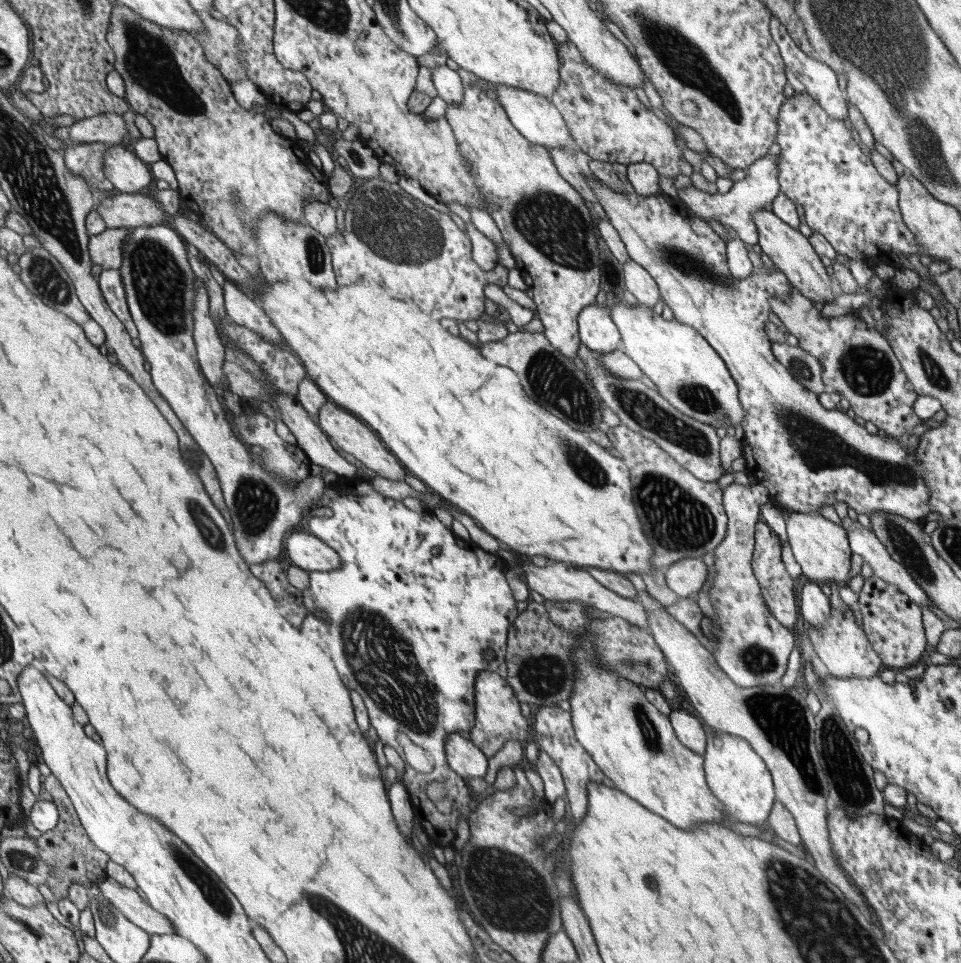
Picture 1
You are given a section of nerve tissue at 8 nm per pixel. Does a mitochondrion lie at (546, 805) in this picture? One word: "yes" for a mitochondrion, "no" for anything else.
no

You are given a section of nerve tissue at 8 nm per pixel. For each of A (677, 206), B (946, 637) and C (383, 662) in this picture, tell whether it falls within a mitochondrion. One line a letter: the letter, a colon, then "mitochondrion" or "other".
A: other
B: other
C: mitochondrion

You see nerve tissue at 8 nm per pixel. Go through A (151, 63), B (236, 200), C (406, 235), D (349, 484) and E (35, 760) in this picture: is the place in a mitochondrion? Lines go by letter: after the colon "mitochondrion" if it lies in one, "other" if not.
A: mitochondrion
B: mitochondrion
C: mitochondrion
D: other
E: other

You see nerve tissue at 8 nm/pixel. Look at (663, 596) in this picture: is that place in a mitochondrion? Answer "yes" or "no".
no

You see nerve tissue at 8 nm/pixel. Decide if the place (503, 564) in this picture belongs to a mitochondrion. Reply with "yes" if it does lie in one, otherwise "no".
no

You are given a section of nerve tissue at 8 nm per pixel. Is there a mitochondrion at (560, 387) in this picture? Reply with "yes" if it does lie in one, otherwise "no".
yes

